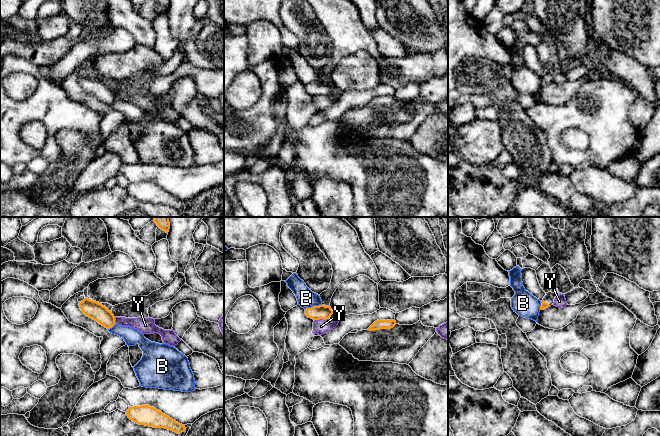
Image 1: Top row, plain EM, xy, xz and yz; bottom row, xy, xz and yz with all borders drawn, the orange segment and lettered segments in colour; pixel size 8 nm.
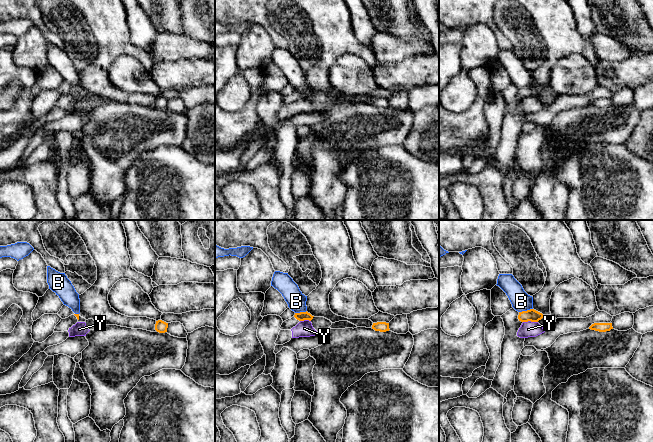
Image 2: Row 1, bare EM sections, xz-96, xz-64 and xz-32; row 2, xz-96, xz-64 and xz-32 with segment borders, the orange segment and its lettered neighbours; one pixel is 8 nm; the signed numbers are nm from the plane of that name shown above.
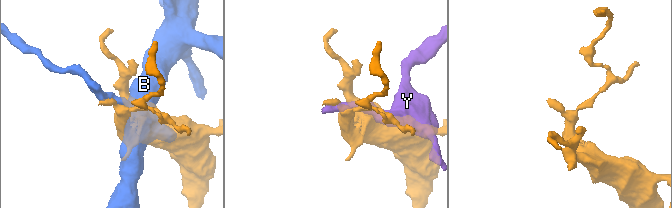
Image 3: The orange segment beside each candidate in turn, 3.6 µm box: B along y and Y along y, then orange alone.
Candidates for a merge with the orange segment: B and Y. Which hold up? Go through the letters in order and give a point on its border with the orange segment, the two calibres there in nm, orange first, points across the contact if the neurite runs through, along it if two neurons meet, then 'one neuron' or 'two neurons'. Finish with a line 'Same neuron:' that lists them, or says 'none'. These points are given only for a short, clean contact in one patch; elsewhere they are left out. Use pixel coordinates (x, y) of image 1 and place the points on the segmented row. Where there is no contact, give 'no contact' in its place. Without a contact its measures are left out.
B: xz (313, 306) | 110/150 nm | two neurons
Y: xz (321, 318) | 110/120 nm | two neurons
Same neuron: none

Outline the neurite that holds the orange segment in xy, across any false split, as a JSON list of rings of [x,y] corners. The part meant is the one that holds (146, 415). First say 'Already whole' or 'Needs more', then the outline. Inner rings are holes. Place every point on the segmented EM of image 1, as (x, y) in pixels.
Already whole. [[[149,405],[129,407],[126,412],[128,418],[139,425],[145,425],[153,428],[165,428],[177,434],[186,430],[182,425],[161,411]]]

